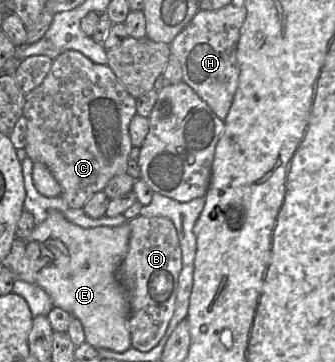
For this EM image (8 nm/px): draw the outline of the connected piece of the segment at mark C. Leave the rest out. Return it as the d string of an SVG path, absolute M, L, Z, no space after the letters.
M66 51L54 59L52 67L43 82L33 91L26 94L23 116L27 120L27 144L25 146L27 156L35 163L44 164L51 171L62 188L60 197L68 204L68 206L75 209L83 209L86 202L95 193L105 190L110 180L116 176L127 173L129 156L134 147L131 142L129 128L130 123L136 114L137 100L127 92L108 65L94 63L79 51Z

